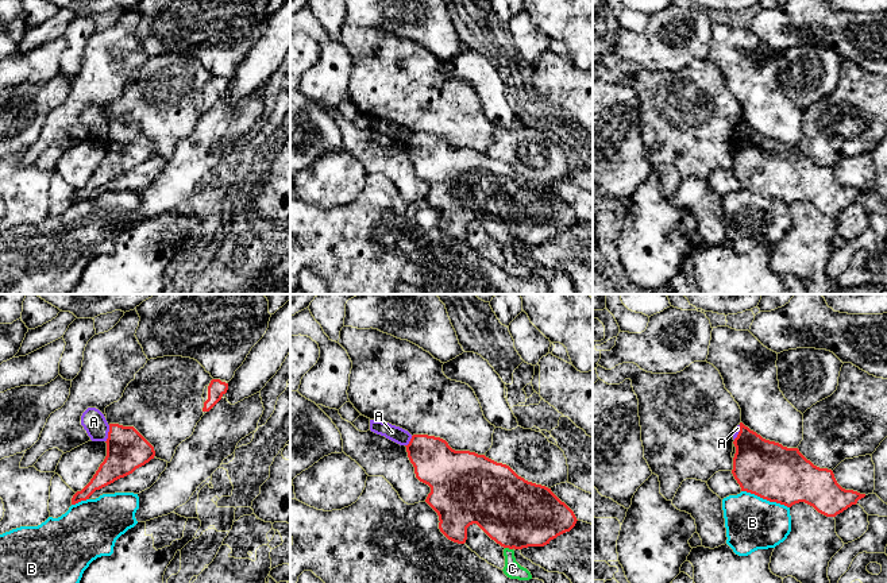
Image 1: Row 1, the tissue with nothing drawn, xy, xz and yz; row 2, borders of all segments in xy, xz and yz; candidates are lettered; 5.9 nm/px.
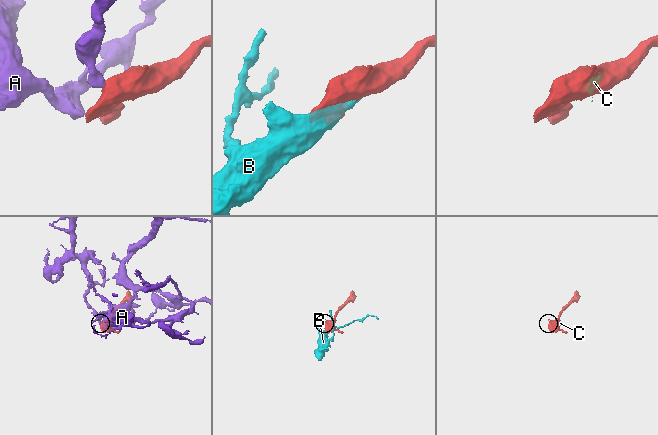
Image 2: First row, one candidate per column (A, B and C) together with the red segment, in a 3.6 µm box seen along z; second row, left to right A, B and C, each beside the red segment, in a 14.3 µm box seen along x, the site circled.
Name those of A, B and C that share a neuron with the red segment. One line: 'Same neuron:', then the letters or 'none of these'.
Same neuron: none of these

